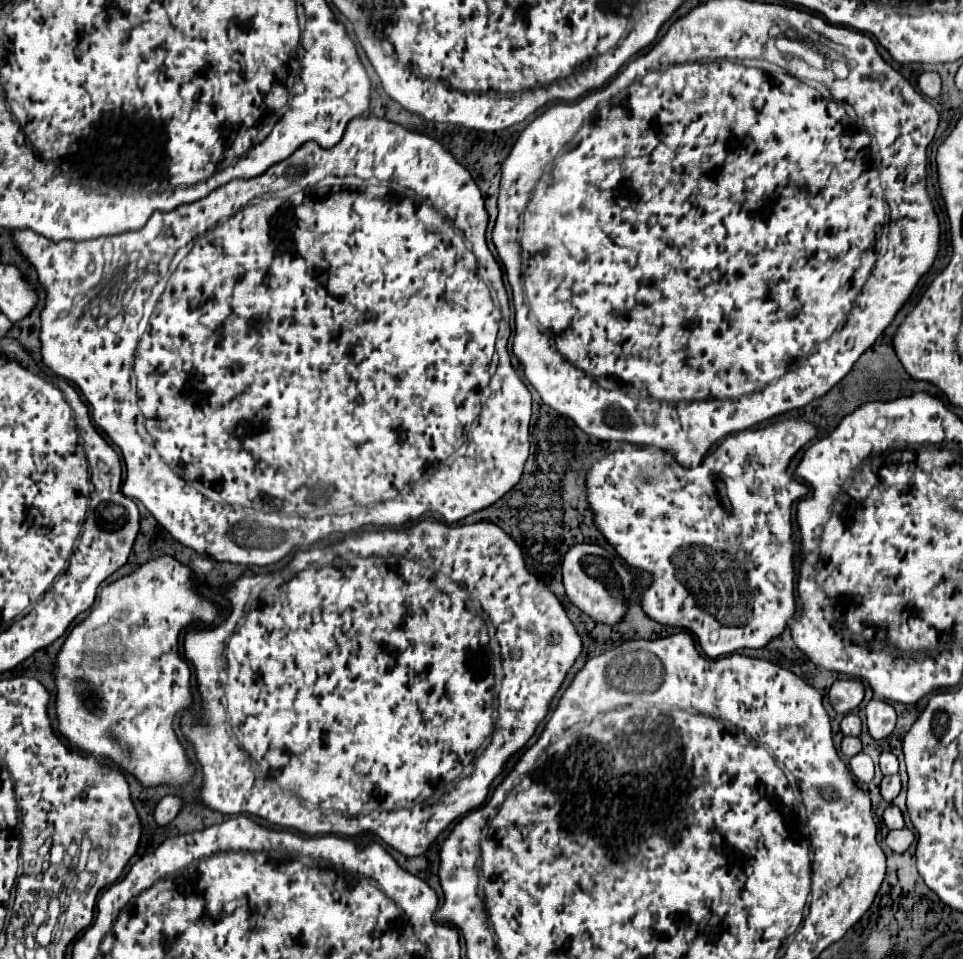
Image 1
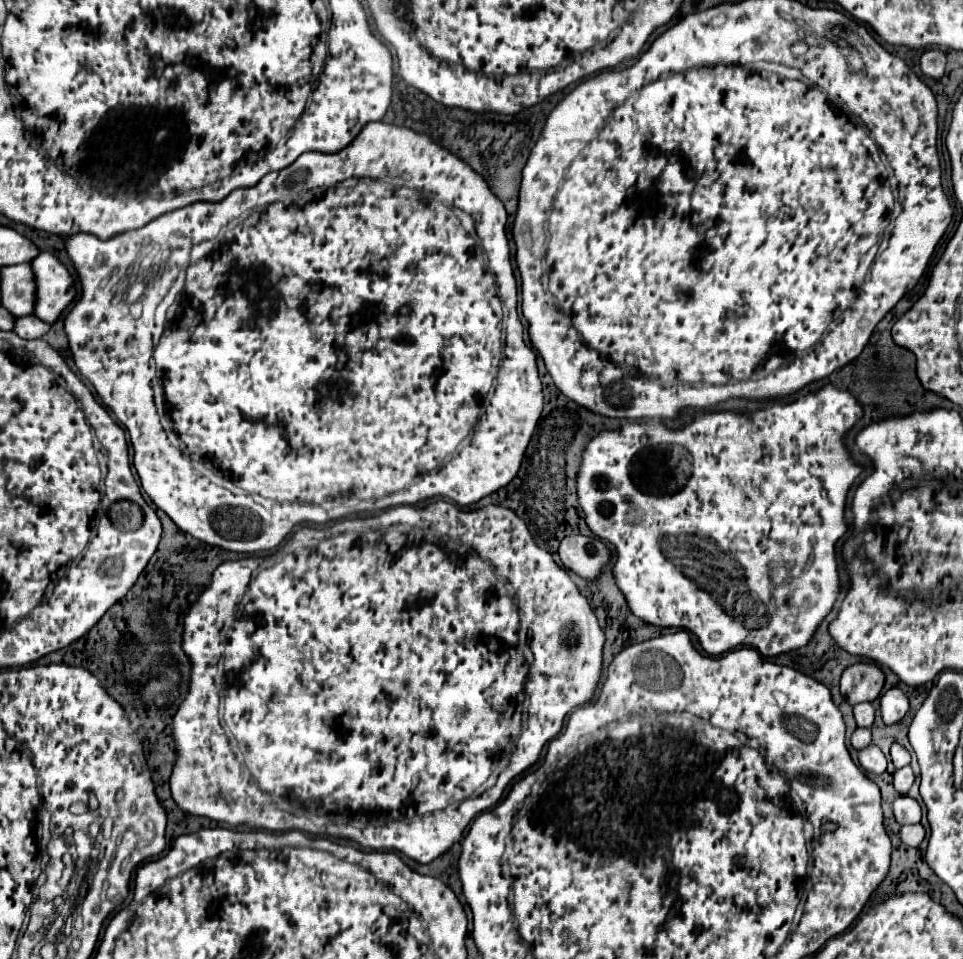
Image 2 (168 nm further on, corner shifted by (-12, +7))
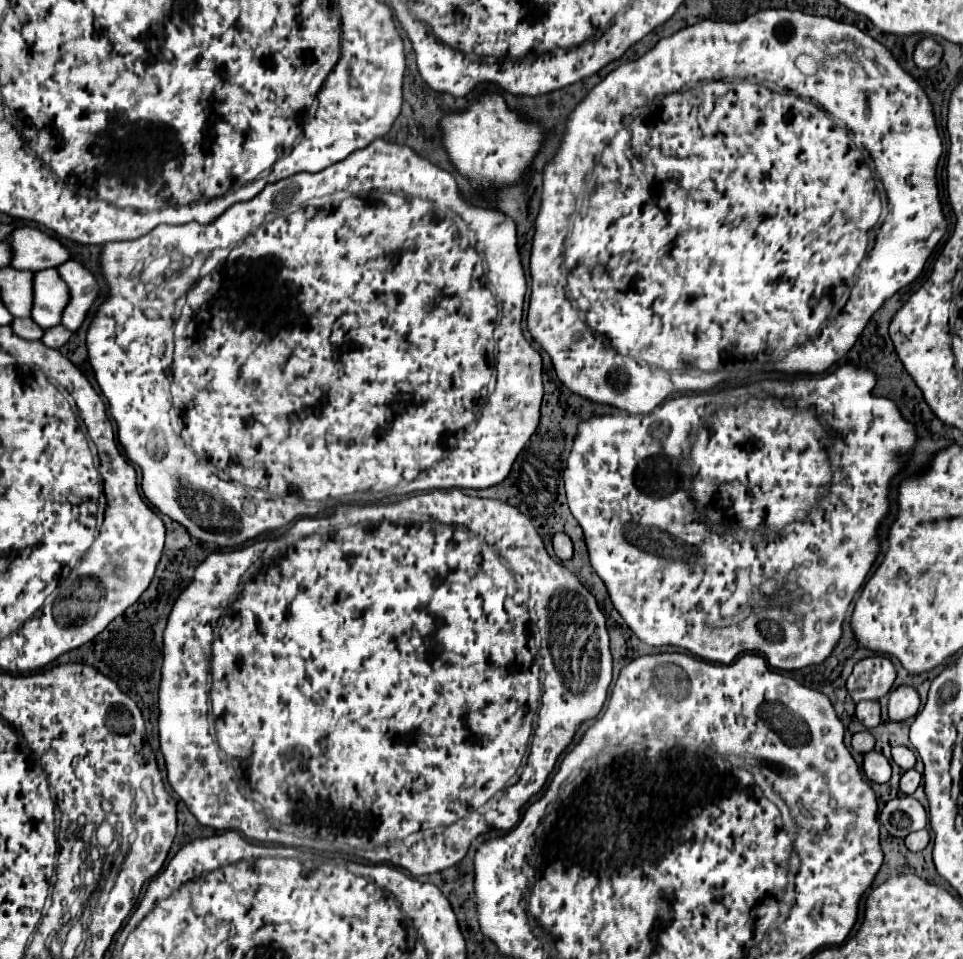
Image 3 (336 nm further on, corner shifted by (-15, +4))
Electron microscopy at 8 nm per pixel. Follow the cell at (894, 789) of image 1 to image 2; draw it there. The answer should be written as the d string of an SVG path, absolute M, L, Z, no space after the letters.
M911 766L895 770L895 774L893 774L893 786L895 786L895 790L899 794L907 794L909 788L913 786L913 782L915 782L915 774L913 774Z

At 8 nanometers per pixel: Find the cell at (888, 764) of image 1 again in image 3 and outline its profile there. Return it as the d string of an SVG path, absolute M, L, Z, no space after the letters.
M894 747L892 749L892 759L894 759L894 763L898 767L902 767L906 771L912 769L914 763L916 763L916 755L914 755L914 751L910 747Z

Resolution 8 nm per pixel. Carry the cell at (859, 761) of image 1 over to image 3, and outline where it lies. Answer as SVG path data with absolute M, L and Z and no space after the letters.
M870 751L864 755L862 769L864 769L864 775L874 783L886 783L892 775L892 767L888 759L878 751Z

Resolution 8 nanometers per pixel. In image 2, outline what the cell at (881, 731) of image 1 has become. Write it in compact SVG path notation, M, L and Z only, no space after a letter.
M889 688L881 696L881 716L885 724L895 724L899 722L909 710L907 696L899 688Z

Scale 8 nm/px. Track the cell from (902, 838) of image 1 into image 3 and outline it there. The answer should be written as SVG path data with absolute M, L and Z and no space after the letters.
M922 829L922 831L910 833L904 841L906 841L906 847L908 847L910 851L922 851L922 849L926 849L926 845L930 843L930 835L928 835L926 829Z

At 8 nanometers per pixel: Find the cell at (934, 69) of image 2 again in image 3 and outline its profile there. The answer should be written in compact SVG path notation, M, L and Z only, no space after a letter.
M924 37L914 47L914 63L922 69L932 69L942 59L942 47L934 37Z

